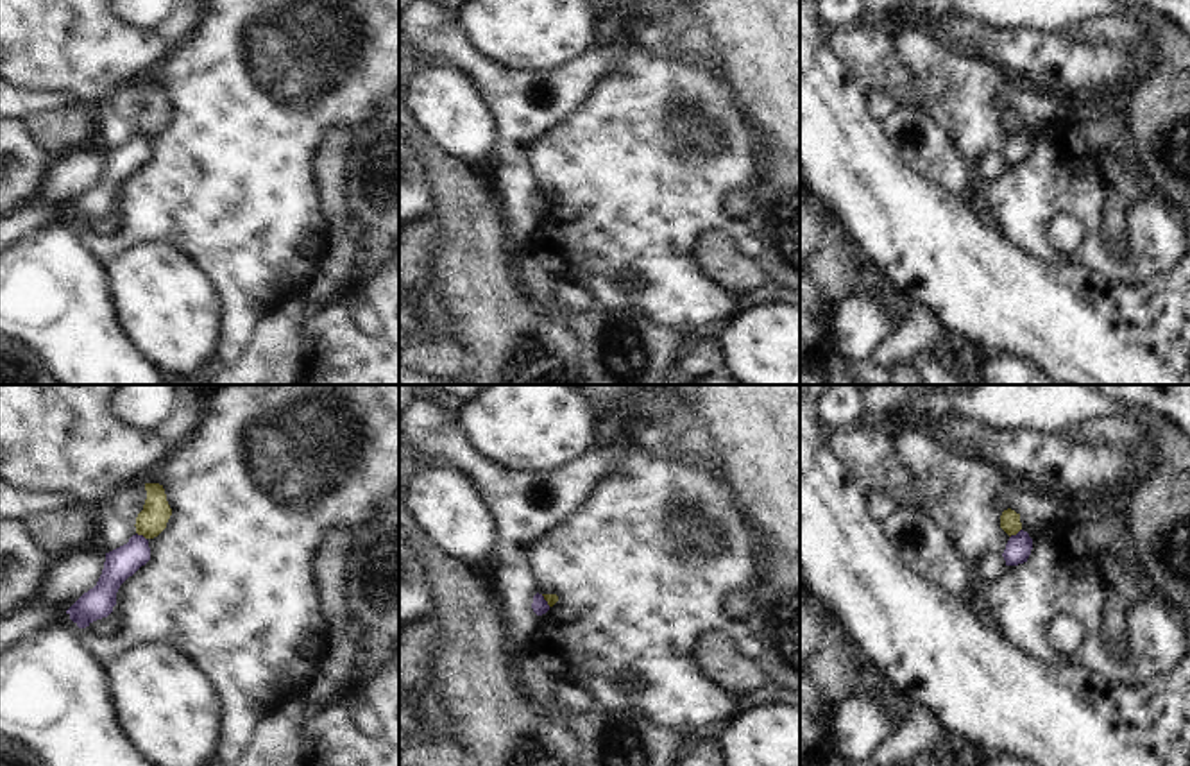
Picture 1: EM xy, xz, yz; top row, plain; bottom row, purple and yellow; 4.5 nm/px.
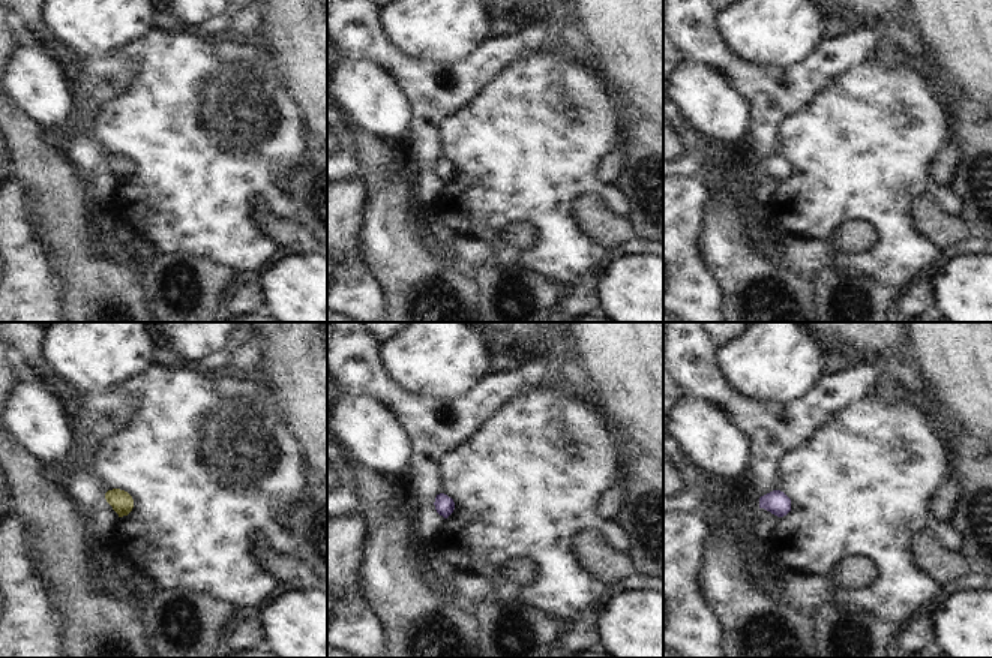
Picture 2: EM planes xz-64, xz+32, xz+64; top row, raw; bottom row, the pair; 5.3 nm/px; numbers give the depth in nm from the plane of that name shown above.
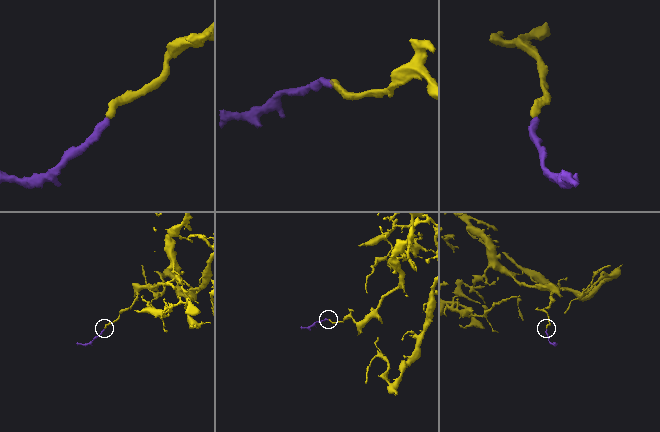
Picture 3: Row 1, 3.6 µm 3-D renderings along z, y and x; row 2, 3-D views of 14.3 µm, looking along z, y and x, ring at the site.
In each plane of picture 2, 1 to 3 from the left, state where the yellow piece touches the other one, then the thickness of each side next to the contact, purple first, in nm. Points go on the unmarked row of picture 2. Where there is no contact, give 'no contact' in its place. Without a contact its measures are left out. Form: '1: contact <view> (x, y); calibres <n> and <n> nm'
1: no contact
2: no contact
3: no contact

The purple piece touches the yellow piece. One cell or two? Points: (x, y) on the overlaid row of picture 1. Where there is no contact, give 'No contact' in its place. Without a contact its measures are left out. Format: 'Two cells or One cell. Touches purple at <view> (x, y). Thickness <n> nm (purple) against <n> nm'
Two cells. Touches purple at yz (1017, 534). Thickness 120 nm (purple) against 100 nm.

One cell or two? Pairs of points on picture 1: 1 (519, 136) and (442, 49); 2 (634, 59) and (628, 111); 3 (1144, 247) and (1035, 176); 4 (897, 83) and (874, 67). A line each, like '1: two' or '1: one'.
1: one
2: one
3: one
4: one

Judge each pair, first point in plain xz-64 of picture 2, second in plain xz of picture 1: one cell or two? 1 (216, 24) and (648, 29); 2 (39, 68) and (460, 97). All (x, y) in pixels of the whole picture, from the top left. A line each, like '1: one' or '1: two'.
1: one
2: one

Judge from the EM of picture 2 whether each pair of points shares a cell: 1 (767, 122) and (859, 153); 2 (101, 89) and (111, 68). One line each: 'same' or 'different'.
1: different
2: same

